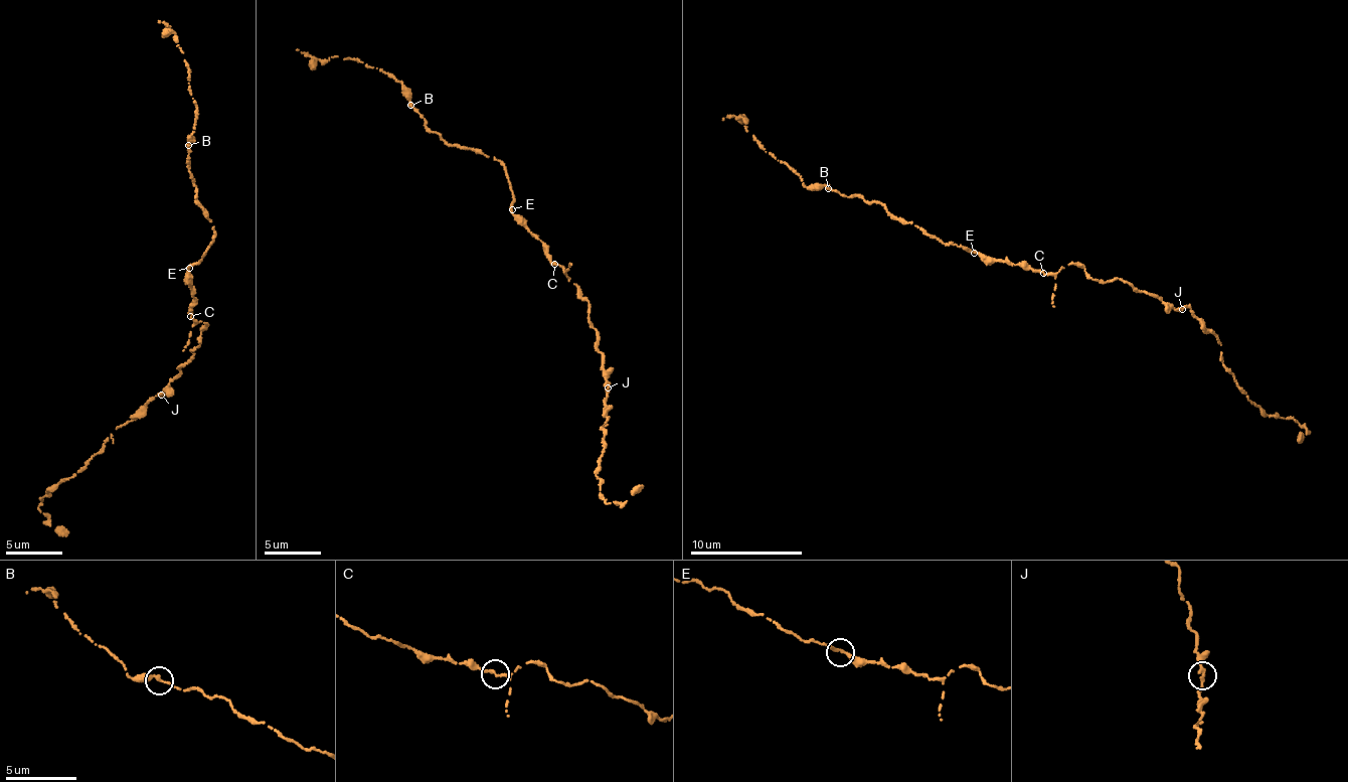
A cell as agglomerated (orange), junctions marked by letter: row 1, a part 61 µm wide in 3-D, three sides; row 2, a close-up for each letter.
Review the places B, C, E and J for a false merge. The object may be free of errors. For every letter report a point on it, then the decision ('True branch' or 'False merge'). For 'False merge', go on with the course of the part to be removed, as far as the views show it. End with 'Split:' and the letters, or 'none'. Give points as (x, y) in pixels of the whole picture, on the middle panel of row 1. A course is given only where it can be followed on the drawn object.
B: Place: (410, 105). True branch
C: Place: (554, 264). True branch
E: Place: (512, 209). True branch
J: Place: (608, 387). True branch
Split: none

